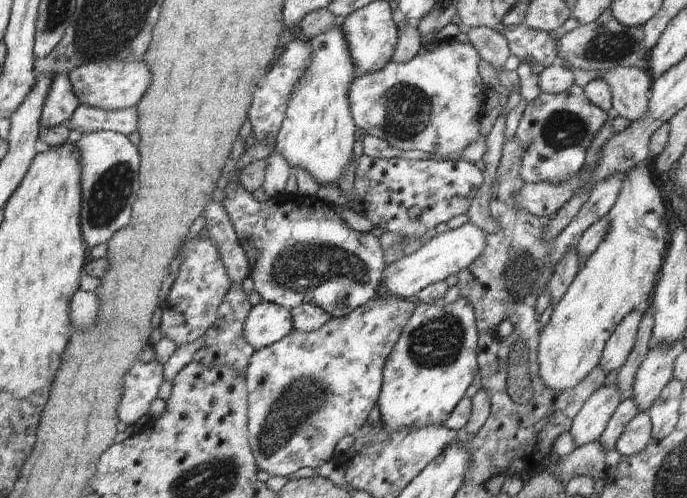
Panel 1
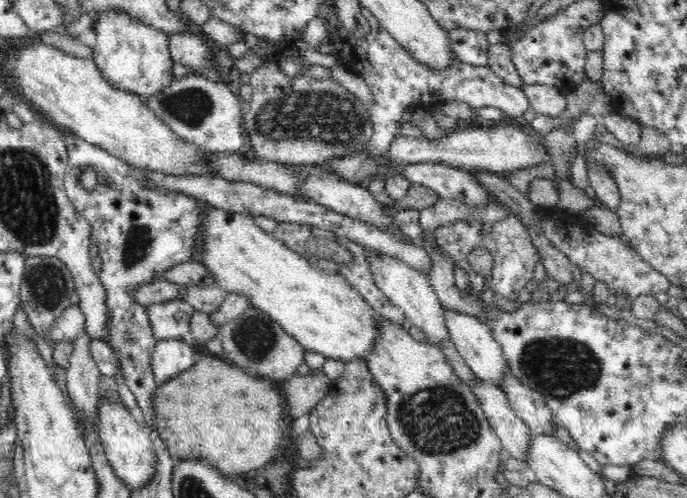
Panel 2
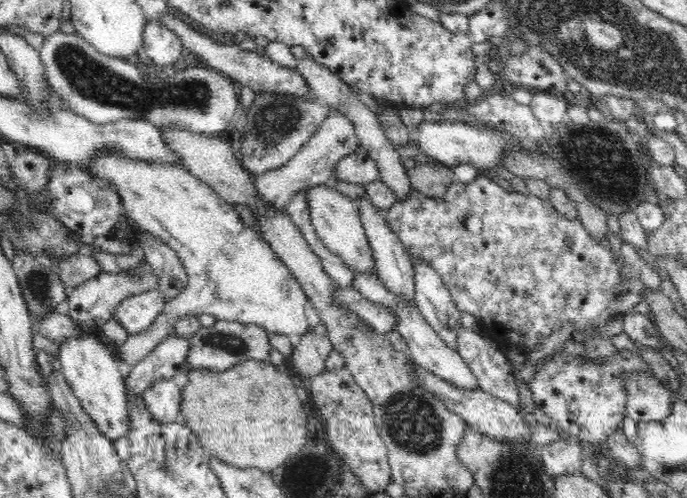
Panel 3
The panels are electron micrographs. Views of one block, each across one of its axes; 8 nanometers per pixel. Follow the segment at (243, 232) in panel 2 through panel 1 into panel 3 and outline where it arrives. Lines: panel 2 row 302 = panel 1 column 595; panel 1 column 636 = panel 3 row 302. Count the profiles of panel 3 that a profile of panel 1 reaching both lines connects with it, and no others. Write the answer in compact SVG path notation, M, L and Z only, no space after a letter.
M104 151L84 163L101 180L107 180L118 191L125 216L128 216L140 231L148 231L174 249L188 275L186 288L176 298L169 300L145 331L130 335L117 350L117 360L123 371L136 366L152 352L160 342L173 333L174 325L188 315L208 314L217 320L241 322L261 326L268 333L299 334L301 337L310 330L304 315L307 294L291 270L278 258L268 242L260 238L260 231L246 226L243 219L216 191L181 165L142 159L132 159L114 151Z

